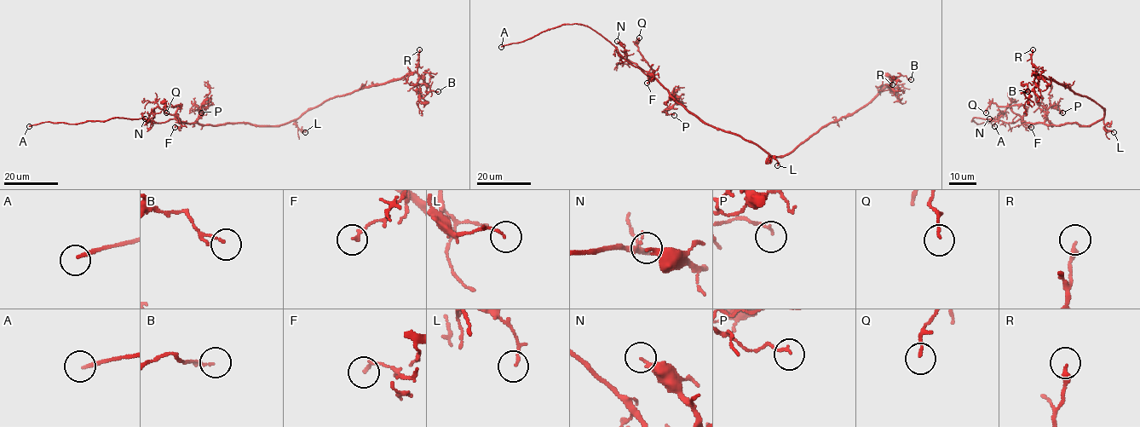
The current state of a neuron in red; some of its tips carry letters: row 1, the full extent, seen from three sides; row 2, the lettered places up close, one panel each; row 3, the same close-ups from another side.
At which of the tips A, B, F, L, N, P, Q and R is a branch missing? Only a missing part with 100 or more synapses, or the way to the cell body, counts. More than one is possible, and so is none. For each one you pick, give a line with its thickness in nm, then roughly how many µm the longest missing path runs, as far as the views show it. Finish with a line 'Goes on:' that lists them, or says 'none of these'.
A: Thickness 170 nm. Missing length about 5 µm
Goes on: A

